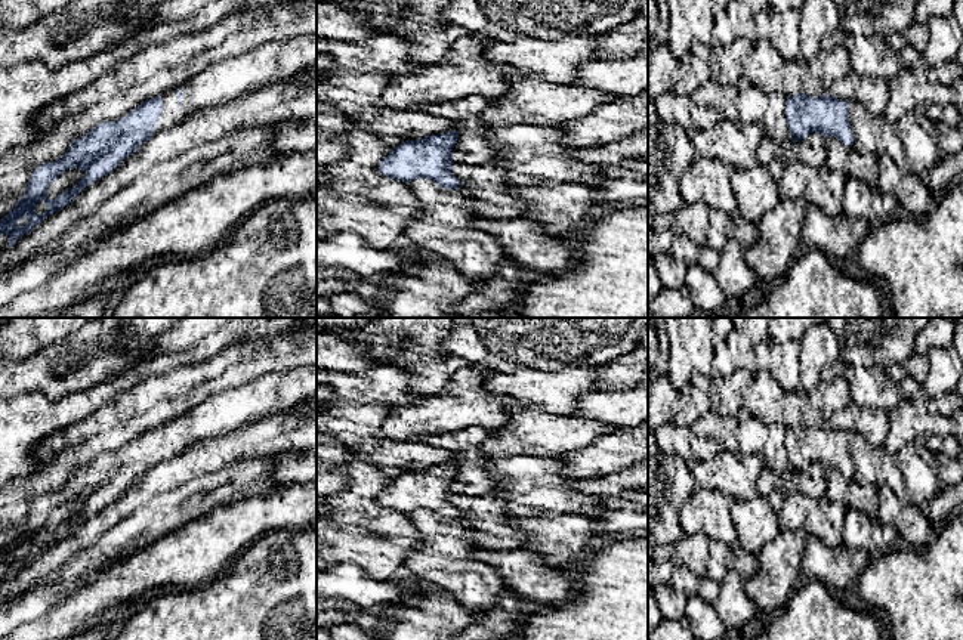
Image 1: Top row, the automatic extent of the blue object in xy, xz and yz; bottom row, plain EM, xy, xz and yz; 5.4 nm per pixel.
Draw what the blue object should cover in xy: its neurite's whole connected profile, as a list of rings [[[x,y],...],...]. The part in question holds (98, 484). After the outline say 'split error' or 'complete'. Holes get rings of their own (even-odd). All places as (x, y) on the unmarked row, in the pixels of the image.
[[[309,365],[269,372],[220,393],[201,393],[183,404],[175,418],[142,433],[117,452],[96,455],[87,466],[74,470],[65,486],[37,498],[31,504],[25,526],[0,551],[0,566],[9,568],[6,579],[44,548],[68,537],[87,516],[111,504],[142,474],[180,455],[189,445],[314,398],[317,365]],[[68,500],[80,500],[84,504],[83,510],[77,517],[49,531],[49,516]]] | split error

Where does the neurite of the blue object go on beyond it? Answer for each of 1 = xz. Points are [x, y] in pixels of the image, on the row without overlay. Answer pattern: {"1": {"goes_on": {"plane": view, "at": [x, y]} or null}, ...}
{"1": {"goes_on": null}}

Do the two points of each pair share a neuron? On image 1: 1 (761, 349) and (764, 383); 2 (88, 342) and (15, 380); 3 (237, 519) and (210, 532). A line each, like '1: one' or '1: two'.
1: two
2: one
3: one

